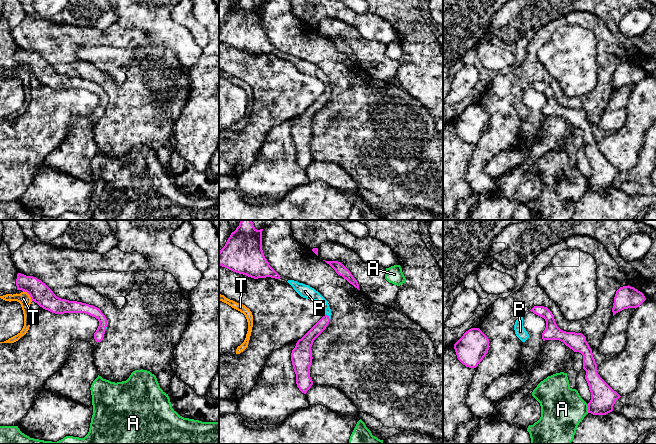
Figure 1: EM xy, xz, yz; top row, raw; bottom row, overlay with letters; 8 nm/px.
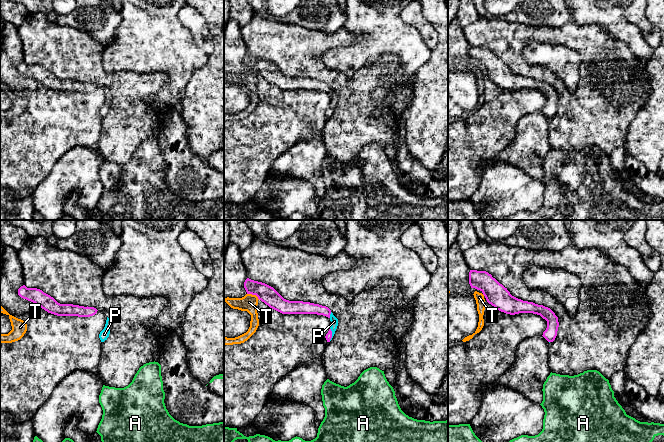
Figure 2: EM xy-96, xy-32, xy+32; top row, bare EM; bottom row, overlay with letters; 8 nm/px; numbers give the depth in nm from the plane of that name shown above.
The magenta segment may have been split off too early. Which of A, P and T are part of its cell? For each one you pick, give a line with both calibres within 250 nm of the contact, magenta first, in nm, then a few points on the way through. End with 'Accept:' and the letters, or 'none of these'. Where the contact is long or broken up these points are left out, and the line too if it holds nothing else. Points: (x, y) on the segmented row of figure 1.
P: calibres 90 and 100 nm
Accept: P

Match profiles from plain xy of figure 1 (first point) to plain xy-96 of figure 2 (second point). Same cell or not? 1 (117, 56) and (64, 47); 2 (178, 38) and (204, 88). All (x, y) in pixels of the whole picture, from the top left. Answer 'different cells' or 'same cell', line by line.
1: different cells
2: different cells

